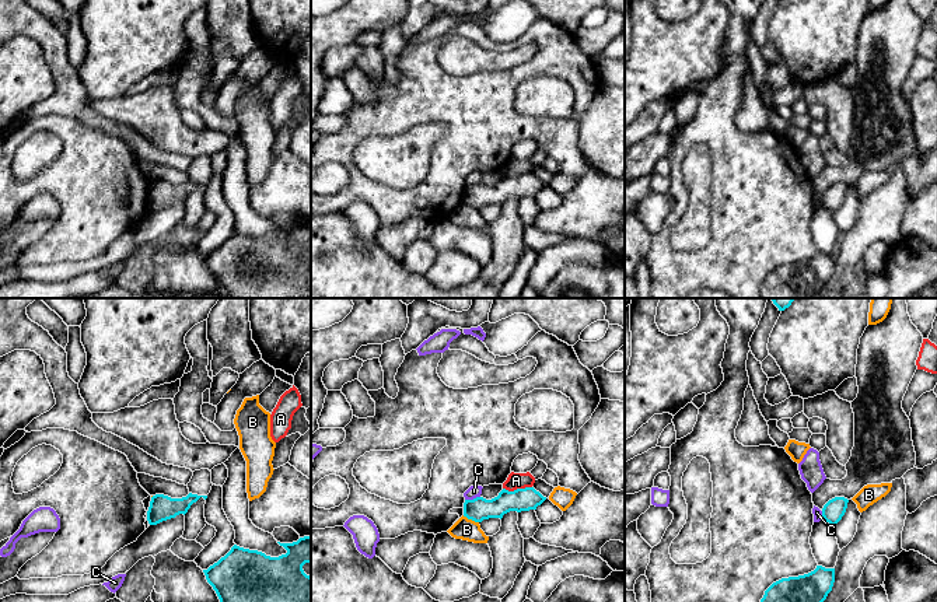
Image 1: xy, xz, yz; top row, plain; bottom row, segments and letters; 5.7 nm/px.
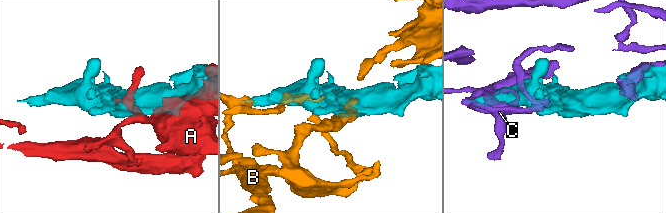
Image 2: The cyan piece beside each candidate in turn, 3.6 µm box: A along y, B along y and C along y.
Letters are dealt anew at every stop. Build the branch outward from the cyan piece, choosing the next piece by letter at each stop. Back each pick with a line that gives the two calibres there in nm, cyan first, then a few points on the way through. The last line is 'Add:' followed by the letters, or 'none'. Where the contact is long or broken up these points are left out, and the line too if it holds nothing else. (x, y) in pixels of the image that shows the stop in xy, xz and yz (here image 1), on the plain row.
Add: none

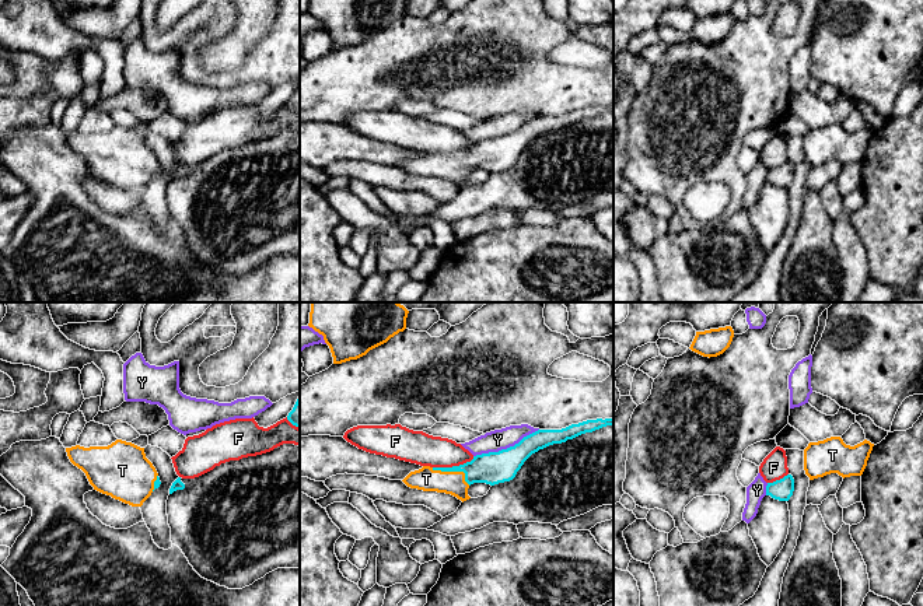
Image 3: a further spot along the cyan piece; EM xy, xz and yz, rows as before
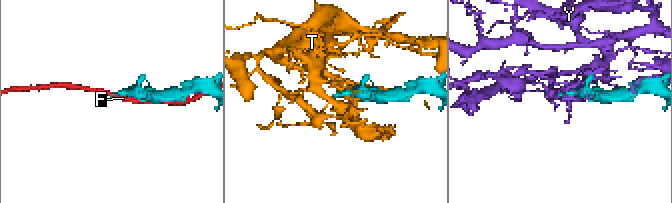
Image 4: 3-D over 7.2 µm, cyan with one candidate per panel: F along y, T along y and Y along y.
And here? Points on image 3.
T: 190/140 nm | across xz (493, 154), (454, 157), (446, 165), (426, 165)
Add: T

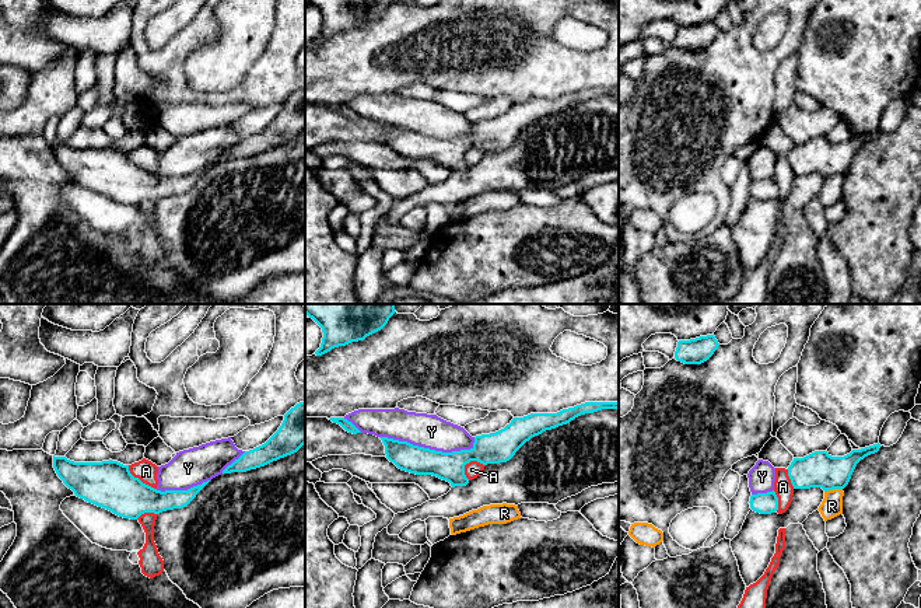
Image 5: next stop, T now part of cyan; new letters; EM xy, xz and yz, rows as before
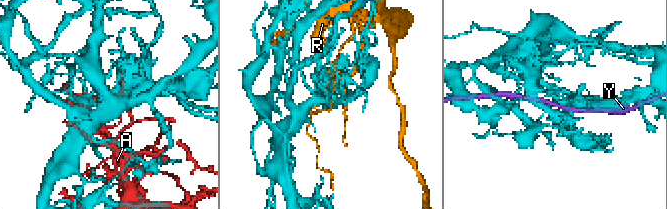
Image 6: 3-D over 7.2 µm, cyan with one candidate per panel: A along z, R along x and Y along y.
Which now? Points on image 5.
Add: none

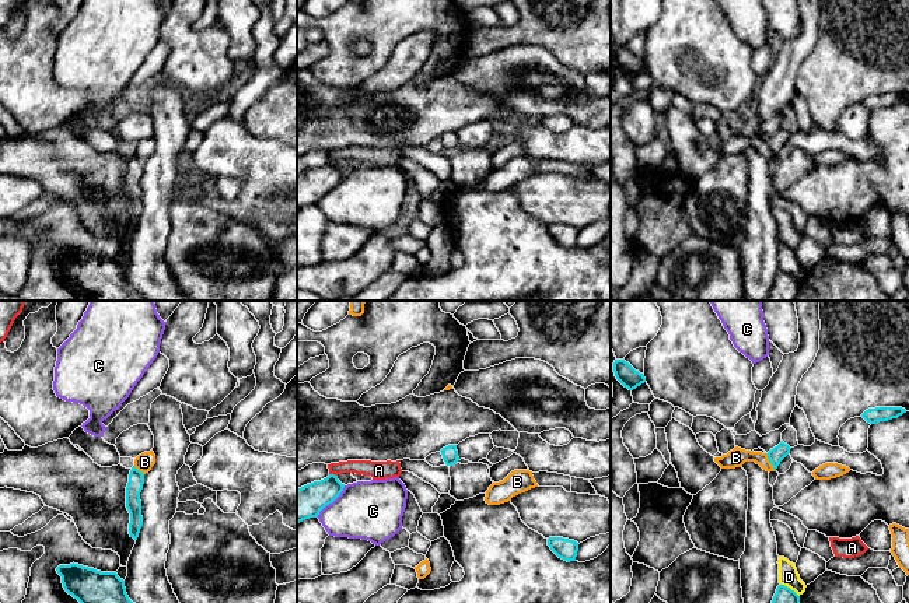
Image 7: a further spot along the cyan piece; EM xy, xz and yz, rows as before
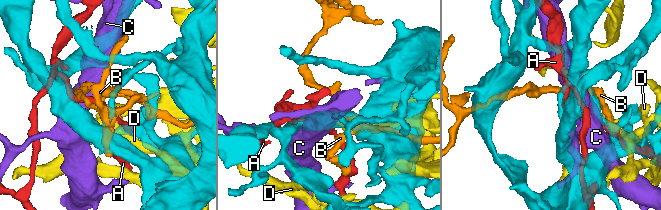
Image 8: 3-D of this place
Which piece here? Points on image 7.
Add: none

